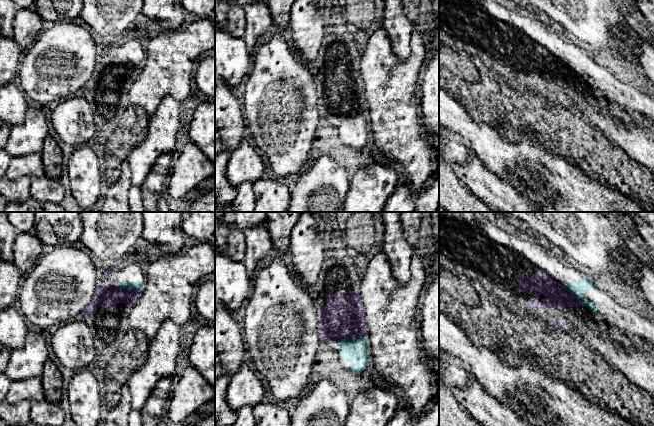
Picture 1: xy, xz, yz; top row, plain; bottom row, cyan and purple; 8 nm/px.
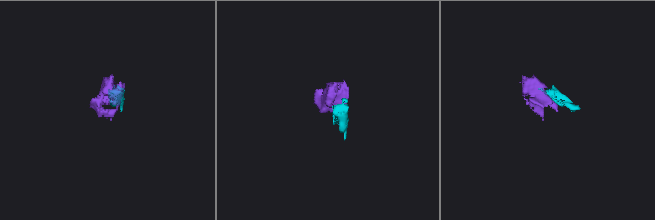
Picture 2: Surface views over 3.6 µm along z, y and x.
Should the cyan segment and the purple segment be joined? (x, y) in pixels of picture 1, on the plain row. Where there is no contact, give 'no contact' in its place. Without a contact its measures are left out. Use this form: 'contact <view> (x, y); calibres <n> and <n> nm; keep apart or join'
contact xz (351, 115); calibres 180 and 300 nm; keep apart

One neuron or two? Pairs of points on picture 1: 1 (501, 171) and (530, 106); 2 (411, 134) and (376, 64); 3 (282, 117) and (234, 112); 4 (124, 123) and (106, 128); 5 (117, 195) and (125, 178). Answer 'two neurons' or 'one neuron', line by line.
1: two neurons
2: one neuron
3: two neurons
4: two neurons
5: one neuron

